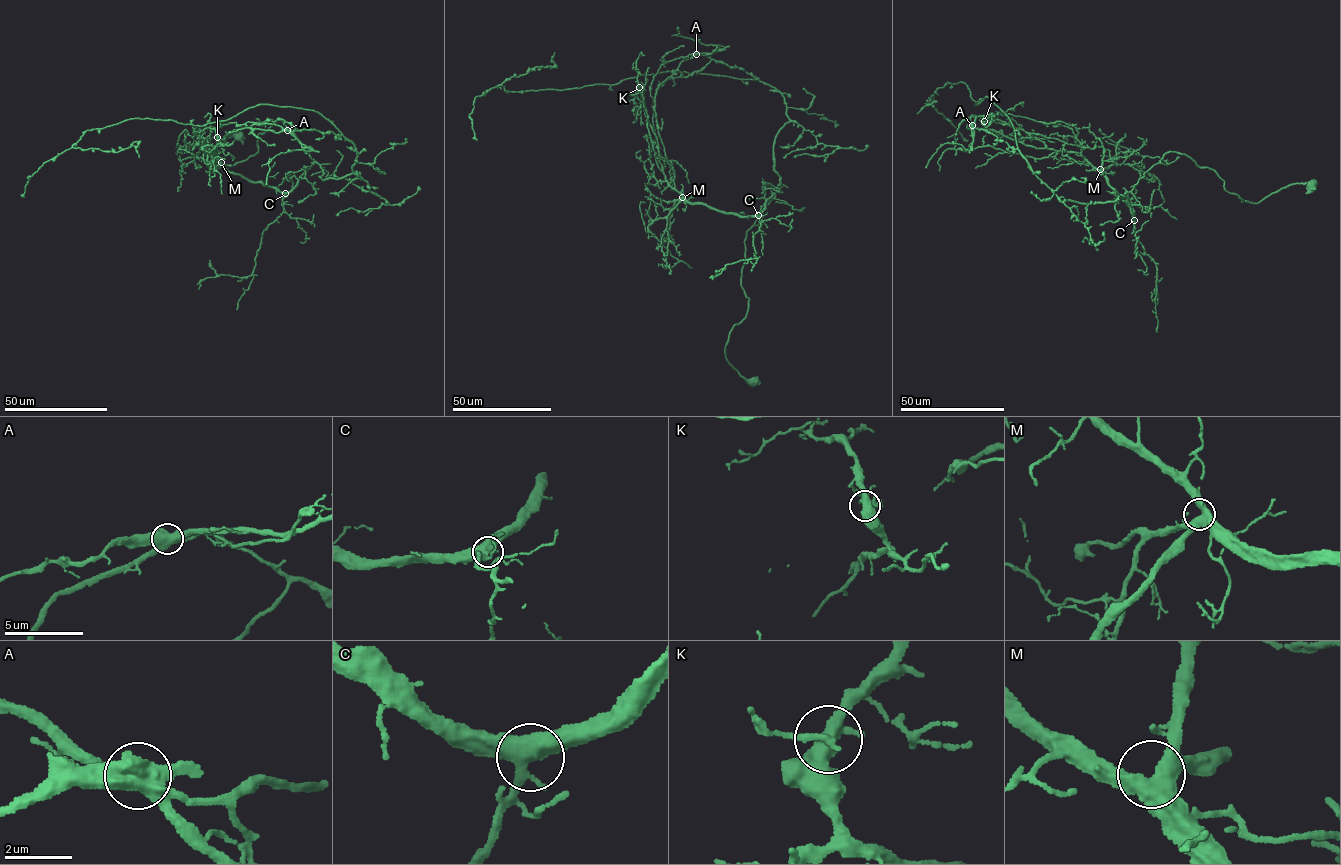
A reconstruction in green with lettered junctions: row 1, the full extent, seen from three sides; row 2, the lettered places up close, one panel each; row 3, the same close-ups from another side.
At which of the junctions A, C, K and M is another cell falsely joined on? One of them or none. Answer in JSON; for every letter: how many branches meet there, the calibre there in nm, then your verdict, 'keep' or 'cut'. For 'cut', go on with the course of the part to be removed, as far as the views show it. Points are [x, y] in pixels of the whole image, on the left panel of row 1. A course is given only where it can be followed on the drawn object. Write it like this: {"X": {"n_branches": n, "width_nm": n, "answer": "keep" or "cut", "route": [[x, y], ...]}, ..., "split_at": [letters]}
{"A": {"n_branches": 4, "width_nm": 600, "answer": "cut", "route": [[287, 130], [262, 123], [230, 131], [221, 138], [221, 145], [225, 155], [229, 154], [233, 158]]}, "C": {"n_branches": 4, "width_nm": 440, "answer": "keep"}, "K": {"n_branches": 4, "width_nm": 400, "answer": "keep"}, "M": {"n_branches": 4, "width_nm": 440, "answer": "keep"}, "split_at": ["A"]}

